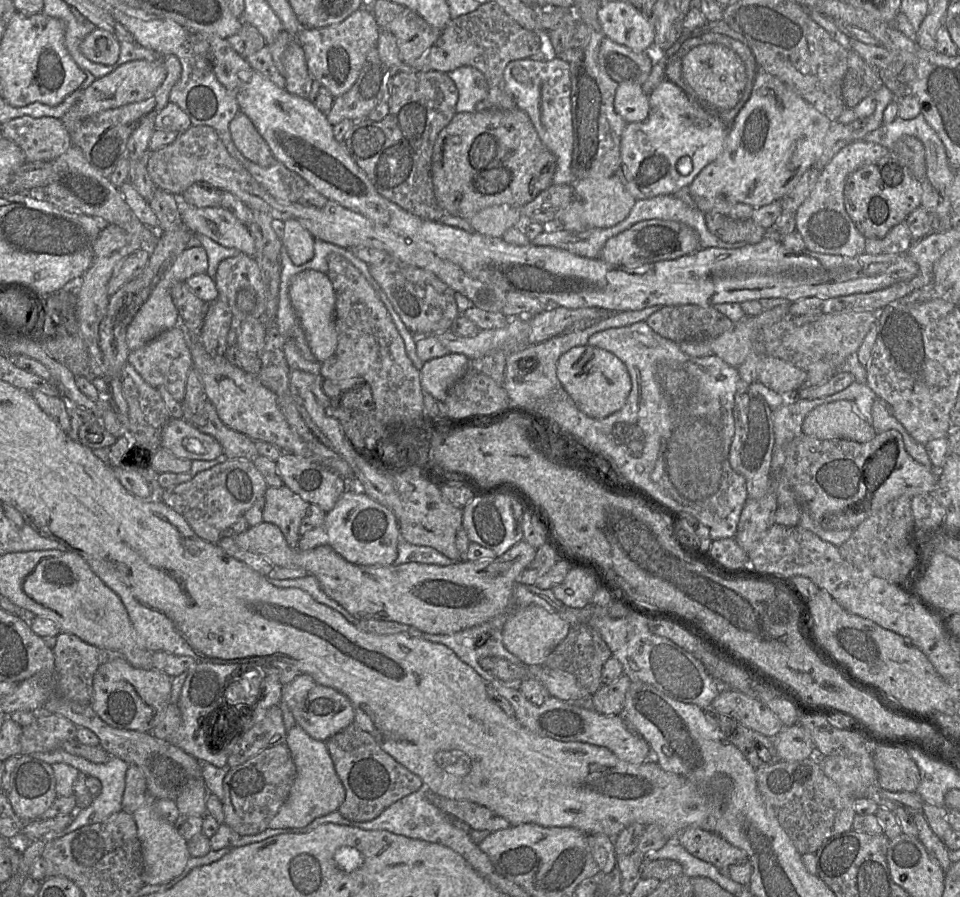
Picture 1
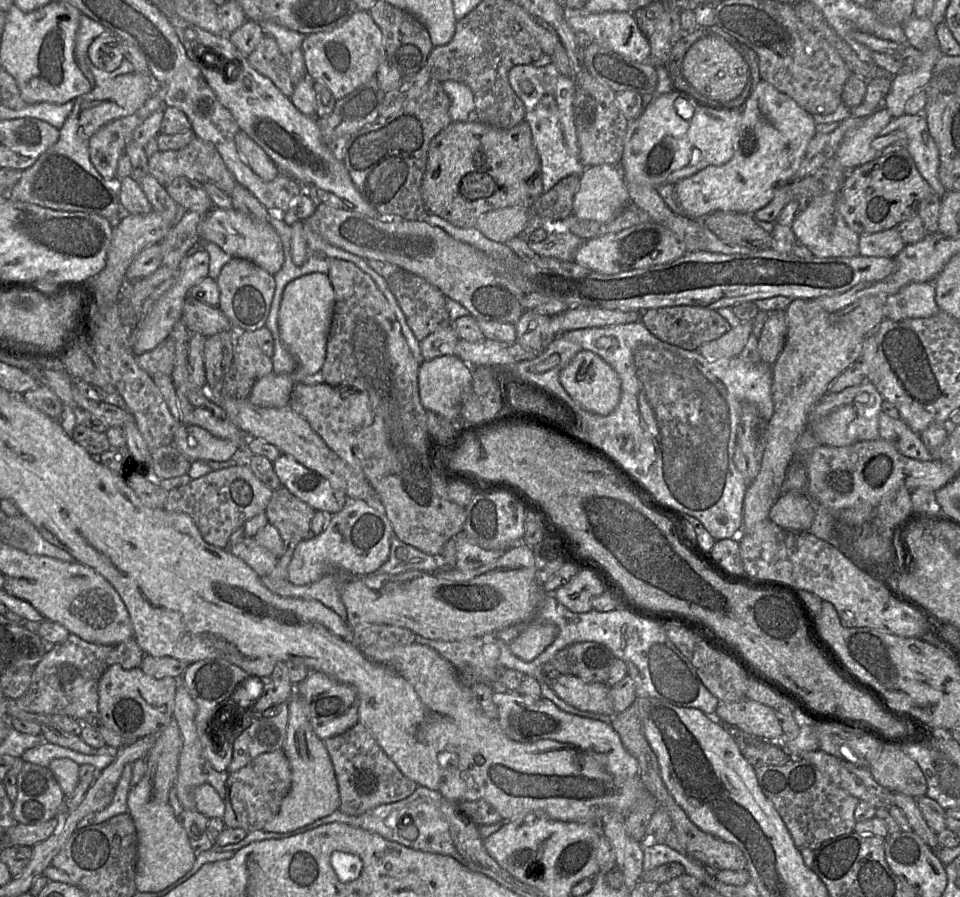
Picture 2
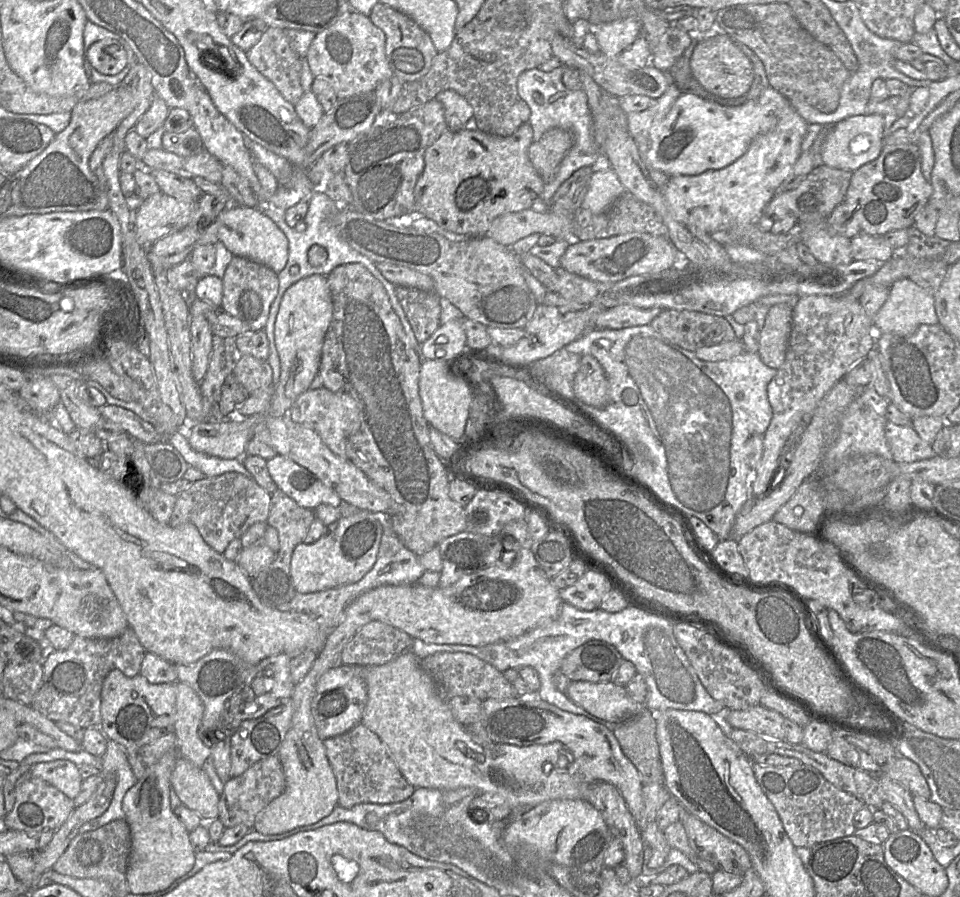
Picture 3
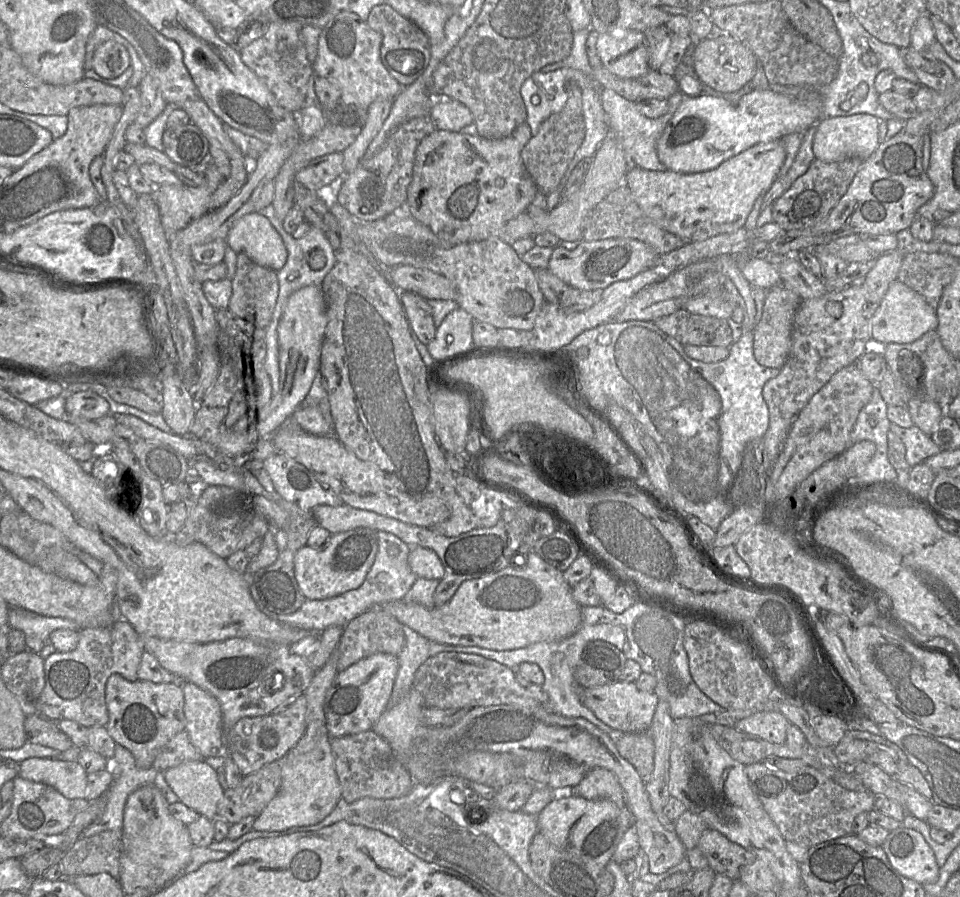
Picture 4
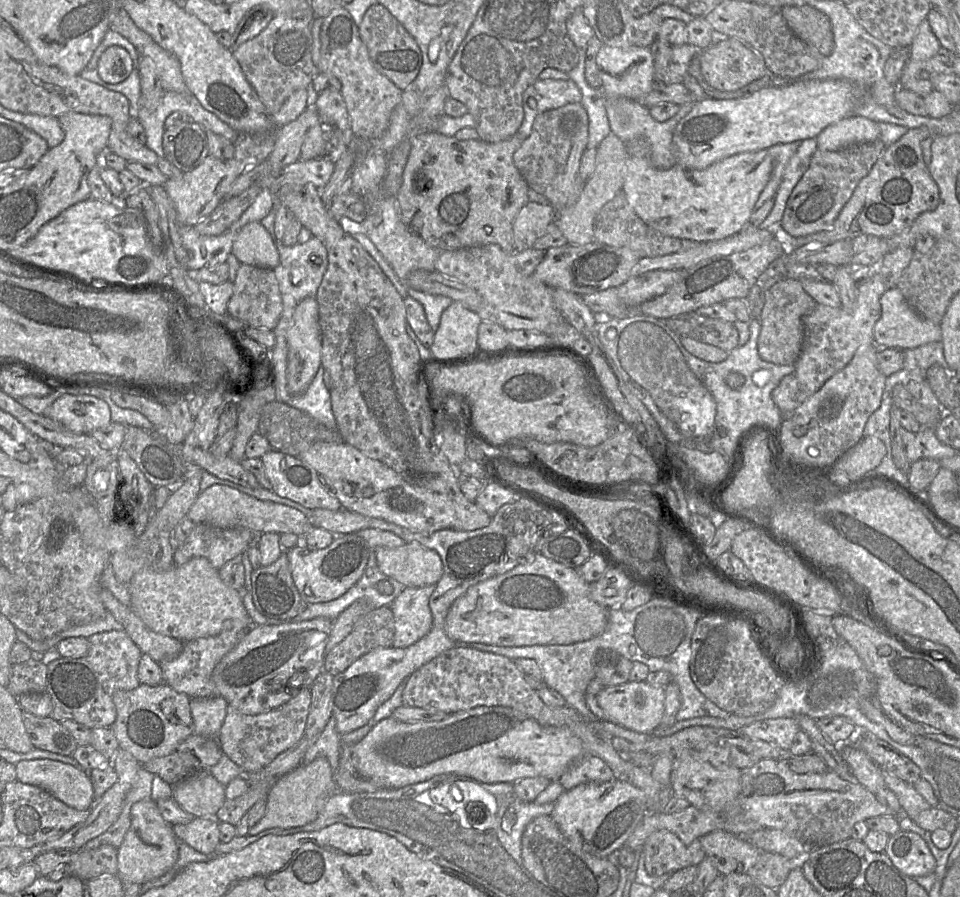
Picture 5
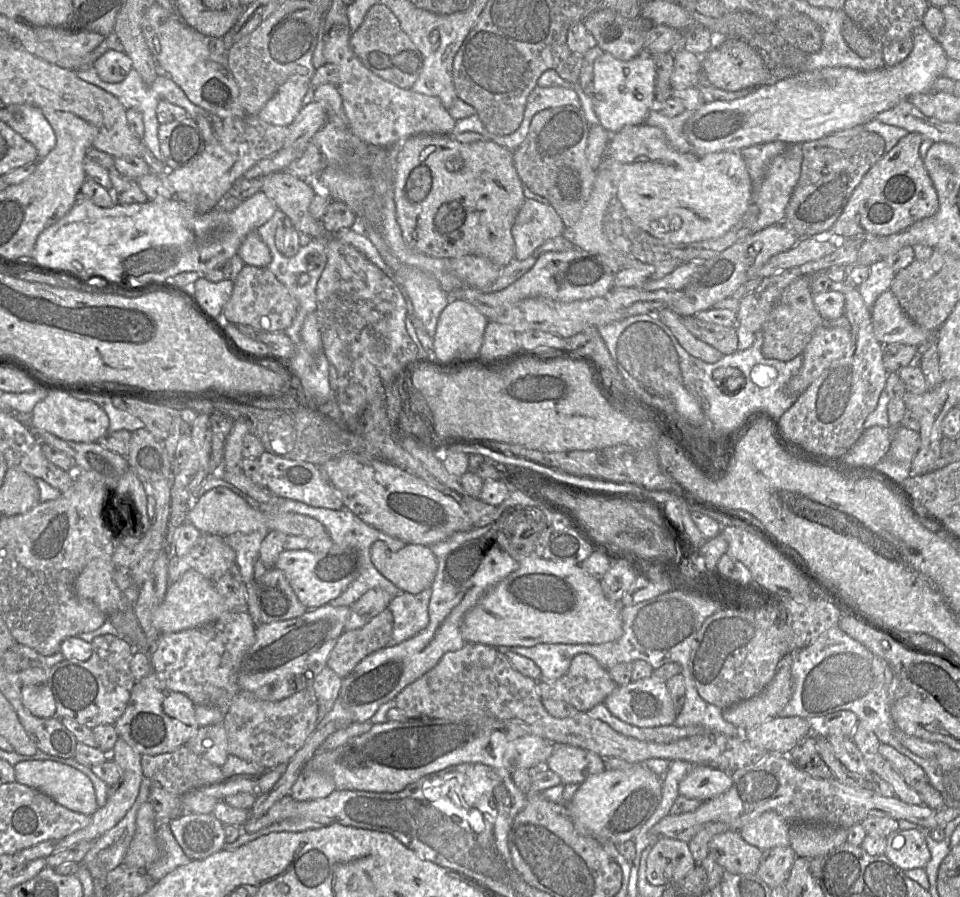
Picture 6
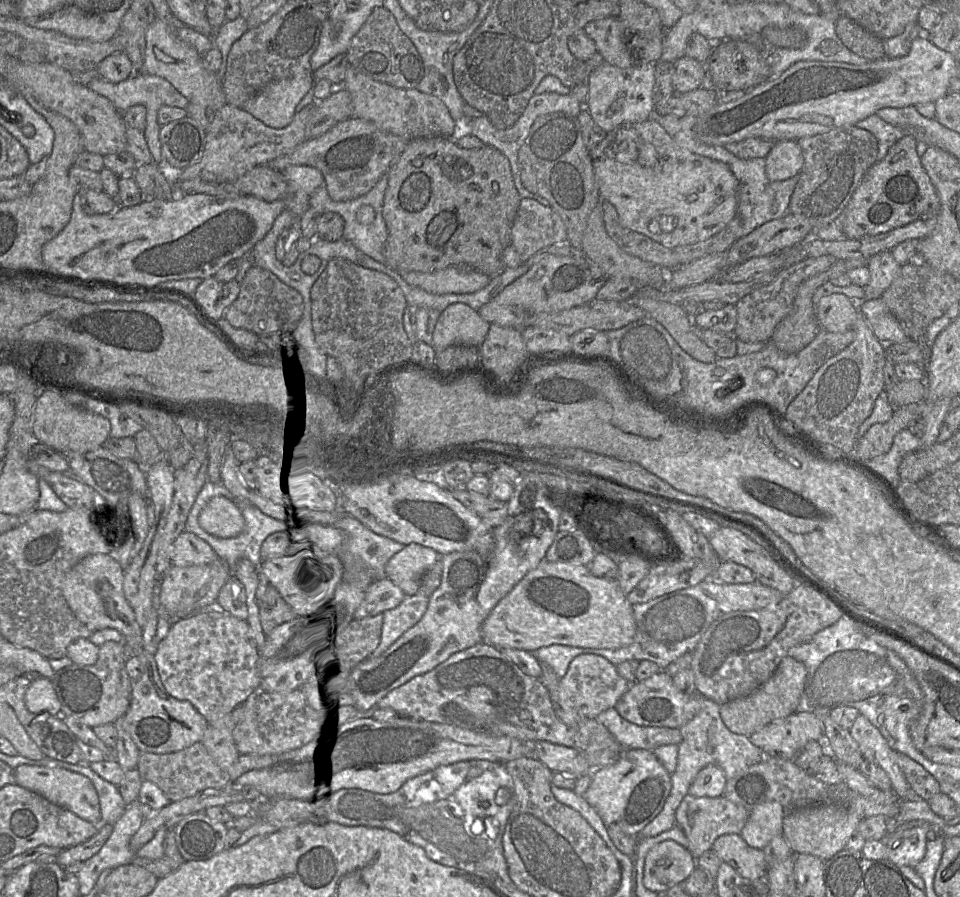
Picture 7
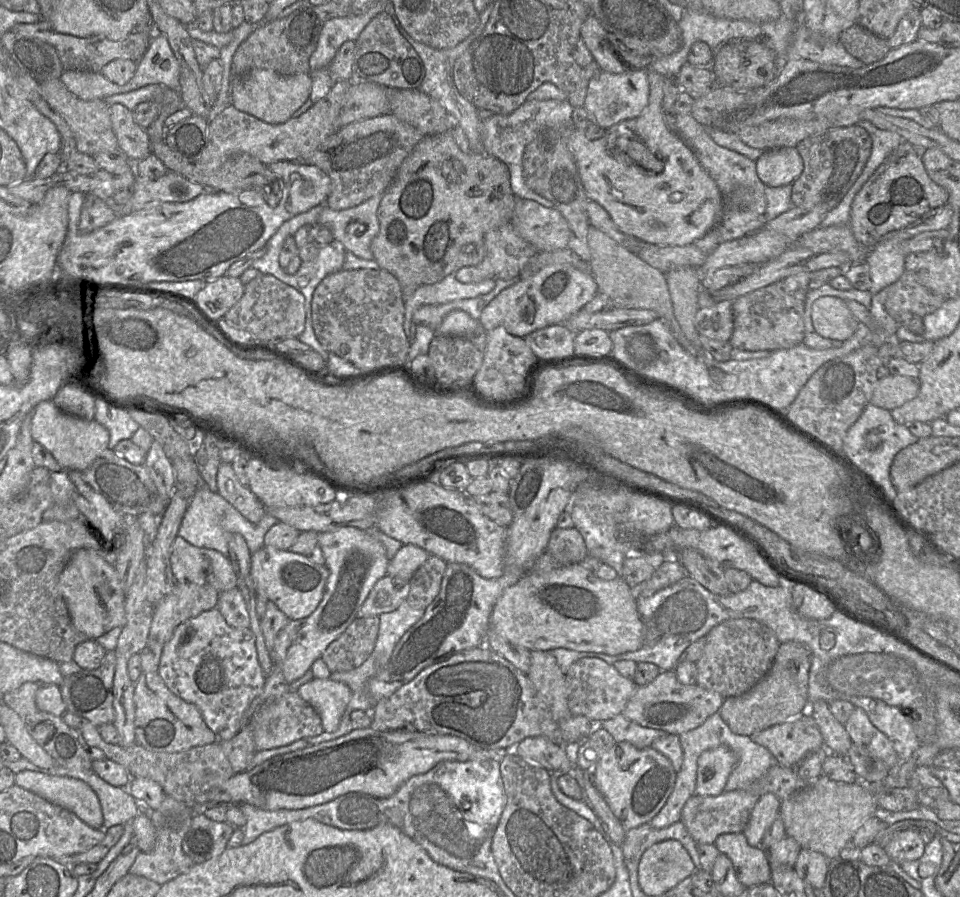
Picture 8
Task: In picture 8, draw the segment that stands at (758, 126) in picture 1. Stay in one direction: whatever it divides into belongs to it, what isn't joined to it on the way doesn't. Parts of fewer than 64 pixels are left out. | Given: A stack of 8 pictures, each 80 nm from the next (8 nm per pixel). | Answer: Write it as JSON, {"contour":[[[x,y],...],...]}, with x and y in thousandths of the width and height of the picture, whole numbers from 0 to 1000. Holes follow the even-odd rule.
{"contour":[[[677,75],[673,78],[677,103],[675,116],[668,128],[630,144],[630,149],[621,156],[615,156],[598,144],[593,165],[613,221],[633,236],[646,258],[685,274],[722,273],[752,246],[754,219],[723,169],[694,139],[690,127],[692,85]]]}

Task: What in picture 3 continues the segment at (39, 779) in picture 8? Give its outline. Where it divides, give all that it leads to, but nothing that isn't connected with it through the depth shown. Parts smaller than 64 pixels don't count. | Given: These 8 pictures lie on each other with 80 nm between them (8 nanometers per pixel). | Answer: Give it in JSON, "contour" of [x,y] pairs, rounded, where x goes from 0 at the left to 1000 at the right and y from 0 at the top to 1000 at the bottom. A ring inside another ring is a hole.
{"contour":[[[55,847],[33,853],[29,860],[58,877],[71,890],[77,891],[83,883],[86,868],[83,855],[72,847]]]}

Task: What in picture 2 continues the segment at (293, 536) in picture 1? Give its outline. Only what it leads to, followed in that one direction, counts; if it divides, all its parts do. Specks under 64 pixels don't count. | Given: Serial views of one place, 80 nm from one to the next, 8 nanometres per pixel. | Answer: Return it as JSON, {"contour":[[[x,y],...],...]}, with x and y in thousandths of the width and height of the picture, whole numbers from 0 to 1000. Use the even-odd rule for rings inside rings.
{"contour":[[[293,542],[284,546],[276,572],[295,603],[295,616],[278,644],[299,649],[300,630],[309,606],[319,599],[328,569]]]}

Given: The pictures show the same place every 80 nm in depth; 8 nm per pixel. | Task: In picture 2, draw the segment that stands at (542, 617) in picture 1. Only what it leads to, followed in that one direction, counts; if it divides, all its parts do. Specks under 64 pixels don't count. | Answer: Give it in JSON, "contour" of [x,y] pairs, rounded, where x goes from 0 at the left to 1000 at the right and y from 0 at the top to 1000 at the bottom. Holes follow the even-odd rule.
{"contour":[[[554,691],[530,718],[530,724],[541,735],[552,738],[576,717],[581,706],[579,697]]]}

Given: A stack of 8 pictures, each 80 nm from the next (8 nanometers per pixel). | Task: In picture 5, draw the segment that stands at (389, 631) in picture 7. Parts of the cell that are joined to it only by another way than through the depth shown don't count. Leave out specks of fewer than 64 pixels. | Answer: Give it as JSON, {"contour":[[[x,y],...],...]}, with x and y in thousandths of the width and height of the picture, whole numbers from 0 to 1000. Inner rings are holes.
{"contour":[[[423,654],[407,672],[411,697],[408,721],[423,722],[446,707],[450,699],[447,668],[453,654]]]}

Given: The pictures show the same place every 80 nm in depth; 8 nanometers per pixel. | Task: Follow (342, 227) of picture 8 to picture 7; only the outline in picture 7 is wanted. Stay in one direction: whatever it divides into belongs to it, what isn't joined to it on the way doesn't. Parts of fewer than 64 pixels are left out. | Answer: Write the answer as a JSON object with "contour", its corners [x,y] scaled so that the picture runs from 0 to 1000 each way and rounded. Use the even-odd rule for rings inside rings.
{"contour":[[[402,193],[383,215],[368,223],[347,224],[339,206],[333,207],[323,221],[323,232],[327,232],[334,240],[348,236],[358,244],[359,252],[356,266],[365,269],[375,281],[400,294],[402,293],[401,271],[404,256],[398,236],[404,202],[405,195]]]}

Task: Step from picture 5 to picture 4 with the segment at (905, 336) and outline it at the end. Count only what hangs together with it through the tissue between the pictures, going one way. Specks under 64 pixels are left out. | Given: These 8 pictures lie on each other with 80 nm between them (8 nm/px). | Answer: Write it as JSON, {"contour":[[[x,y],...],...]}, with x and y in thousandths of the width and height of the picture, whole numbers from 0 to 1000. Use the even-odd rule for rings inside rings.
{"contour":[[[935,312],[927,318],[907,356],[907,376],[911,384],[950,382],[976,366],[975,344],[960,329]]]}

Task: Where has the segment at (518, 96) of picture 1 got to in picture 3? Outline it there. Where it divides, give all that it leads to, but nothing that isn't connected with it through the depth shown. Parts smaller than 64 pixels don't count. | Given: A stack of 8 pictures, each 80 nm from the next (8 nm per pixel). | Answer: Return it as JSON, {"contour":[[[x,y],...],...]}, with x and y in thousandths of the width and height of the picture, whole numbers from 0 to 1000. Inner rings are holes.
{"contour":[[[583,74],[573,80],[566,80],[563,77],[548,78],[542,82],[539,90],[539,101],[541,108],[550,117],[552,129],[550,136],[554,142],[555,155],[559,157],[567,147],[575,143],[584,143],[593,146],[598,155],[598,159],[589,173],[577,198],[572,203],[567,203],[565,219],[558,222],[552,232],[557,236],[567,236],[571,233],[571,223],[582,207],[592,200],[600,190],[613,185],[616,186],[624,171],[618,151],[618,130],[613,116],[611,105],[608,100],[595,101],[585,91],[588,75]]]}

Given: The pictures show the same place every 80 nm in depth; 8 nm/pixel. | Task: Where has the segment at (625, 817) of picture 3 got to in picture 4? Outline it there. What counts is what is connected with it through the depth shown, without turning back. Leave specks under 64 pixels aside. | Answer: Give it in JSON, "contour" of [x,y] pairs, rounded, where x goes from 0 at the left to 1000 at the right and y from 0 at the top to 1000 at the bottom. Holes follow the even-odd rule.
{"contour":[[[630,856],[615,858],[596,877],[596,885],[613,892],[633,891],[644,899],[652,899],[650,883],[642,865]]]}

